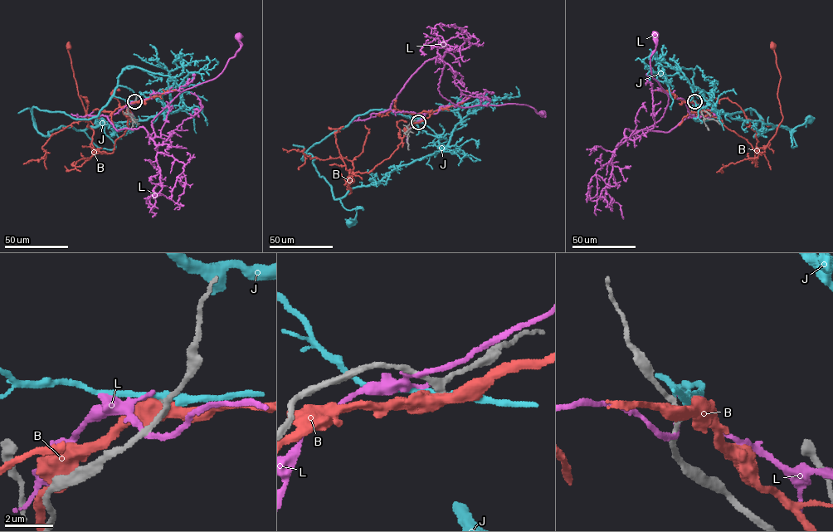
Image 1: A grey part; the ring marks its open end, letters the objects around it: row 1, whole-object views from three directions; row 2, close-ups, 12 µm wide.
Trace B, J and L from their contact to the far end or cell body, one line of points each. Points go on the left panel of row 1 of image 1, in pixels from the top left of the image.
B: (134, 101), (127, 110), (128, 127), (115, 141), (113, 152), (91, 148), (93, 124), (79, 96), (68, 46)
J: (134, 101), (114, 90), (158, 92), (168, 109), (87, 128), (93, 143), (113, 149), (100, 121)
L: (133, 103), (106, 117), (117, 130), (143, 127), (154, 137), (153, 119), (216, 77), (238, 36)

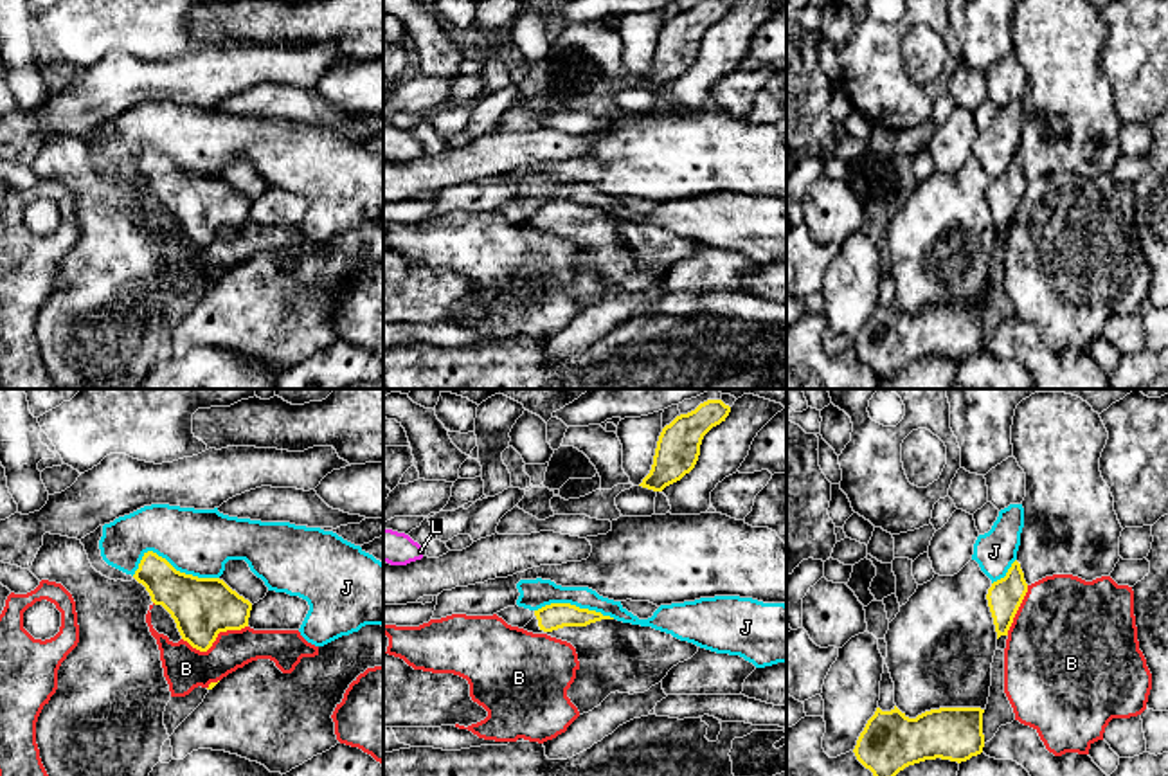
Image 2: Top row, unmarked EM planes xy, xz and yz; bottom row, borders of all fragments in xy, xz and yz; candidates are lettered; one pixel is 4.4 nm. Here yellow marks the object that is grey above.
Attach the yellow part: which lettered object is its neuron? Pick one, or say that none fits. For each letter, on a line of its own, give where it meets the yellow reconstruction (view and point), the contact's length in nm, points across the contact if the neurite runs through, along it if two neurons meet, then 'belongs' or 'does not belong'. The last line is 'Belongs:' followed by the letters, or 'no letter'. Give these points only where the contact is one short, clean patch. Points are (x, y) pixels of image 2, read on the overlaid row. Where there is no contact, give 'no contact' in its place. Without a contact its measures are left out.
B: contact xy (215, 640); length 300 nm; does not belong
J: contact xy (170, 564); length 400 nm; border xy (132, 575), (139, 560), (155, 551), (180, 571), (218, 578); does not belong
L: no contact; does not belong
Belongs: no letter

